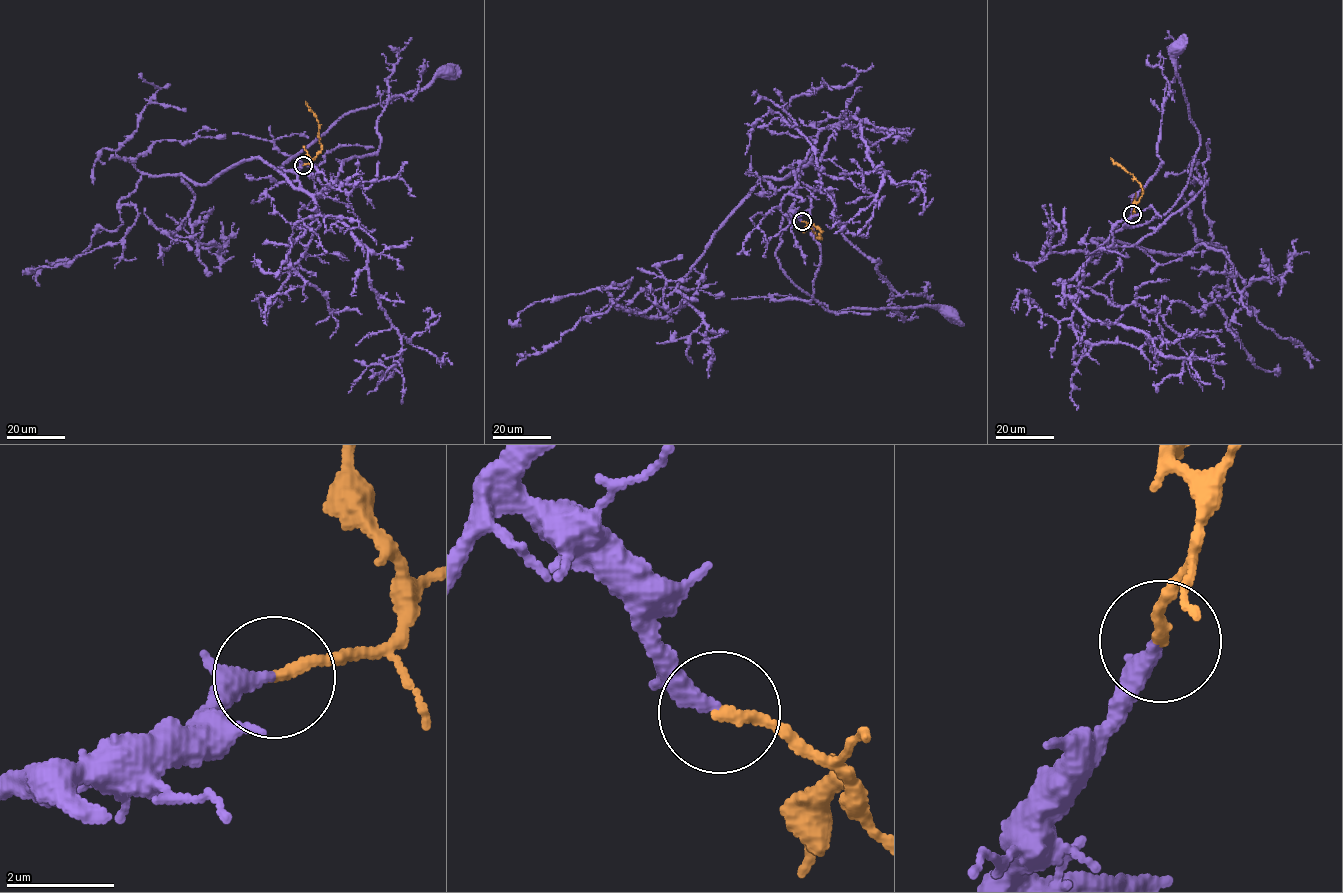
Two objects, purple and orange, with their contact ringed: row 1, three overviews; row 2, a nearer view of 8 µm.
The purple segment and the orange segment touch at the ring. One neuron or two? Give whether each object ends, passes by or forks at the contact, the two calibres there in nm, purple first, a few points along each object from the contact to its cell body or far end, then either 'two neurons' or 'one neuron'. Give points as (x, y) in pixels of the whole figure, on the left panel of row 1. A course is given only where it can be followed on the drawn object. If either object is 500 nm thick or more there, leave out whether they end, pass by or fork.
purple ends | orange ends | 320/220 nm | purple via (303, 165), (283, 173), (278, 168), (347, 113), (423, 90), (436, 77), (449, 73) | orange via (303, 165), (314, 158), (322, 145), (318, 121), (306, 102) | one neuron

